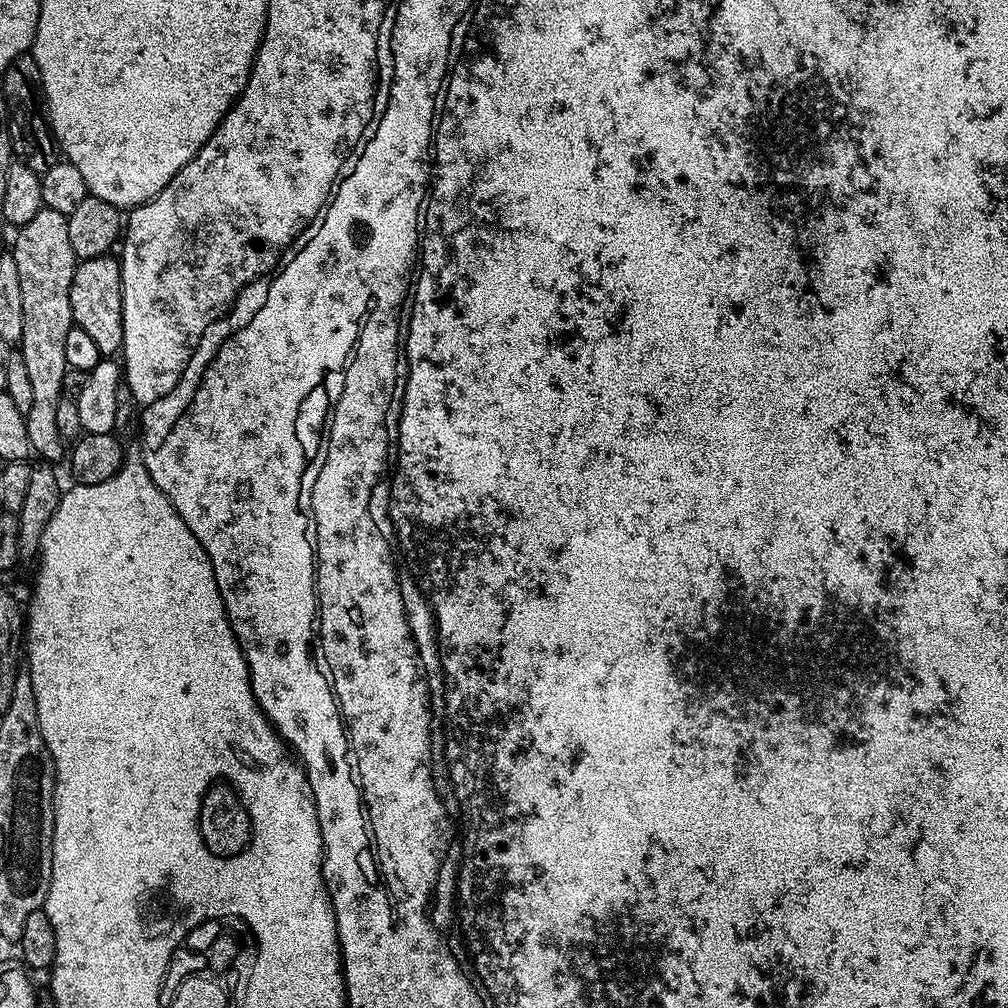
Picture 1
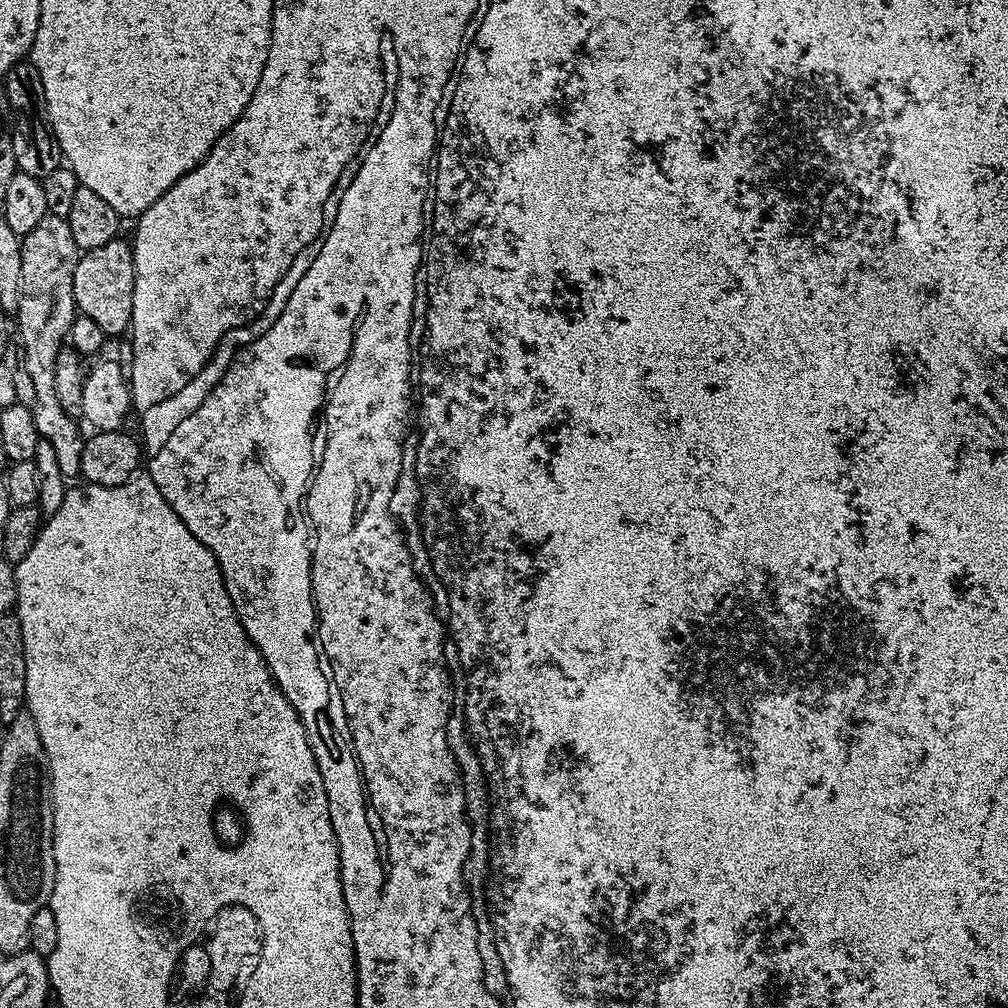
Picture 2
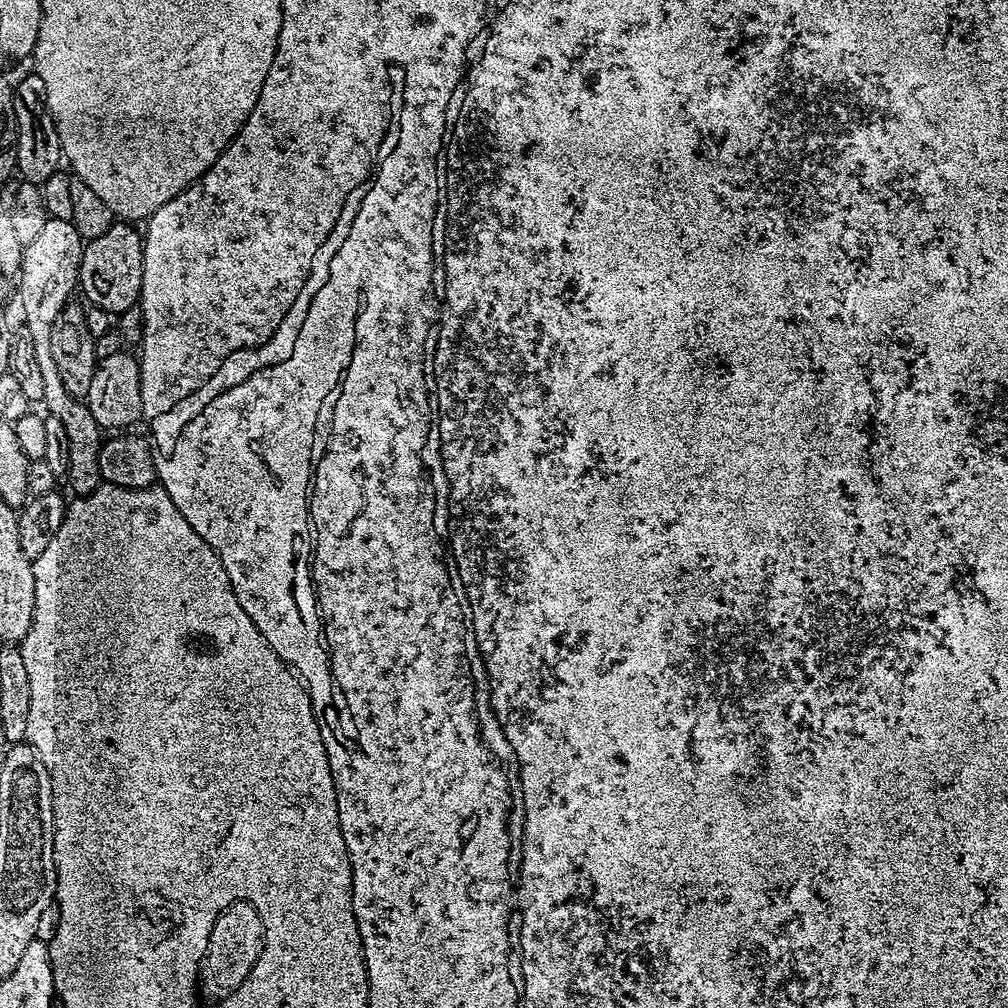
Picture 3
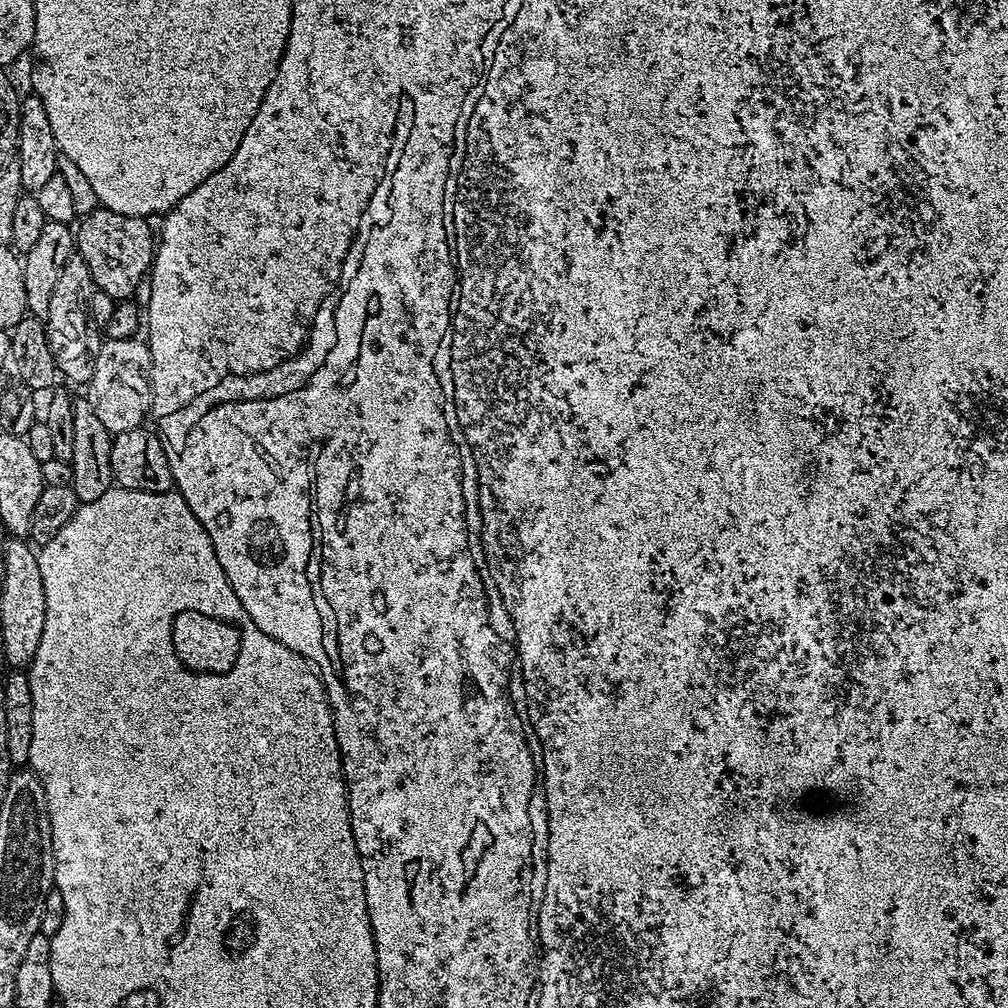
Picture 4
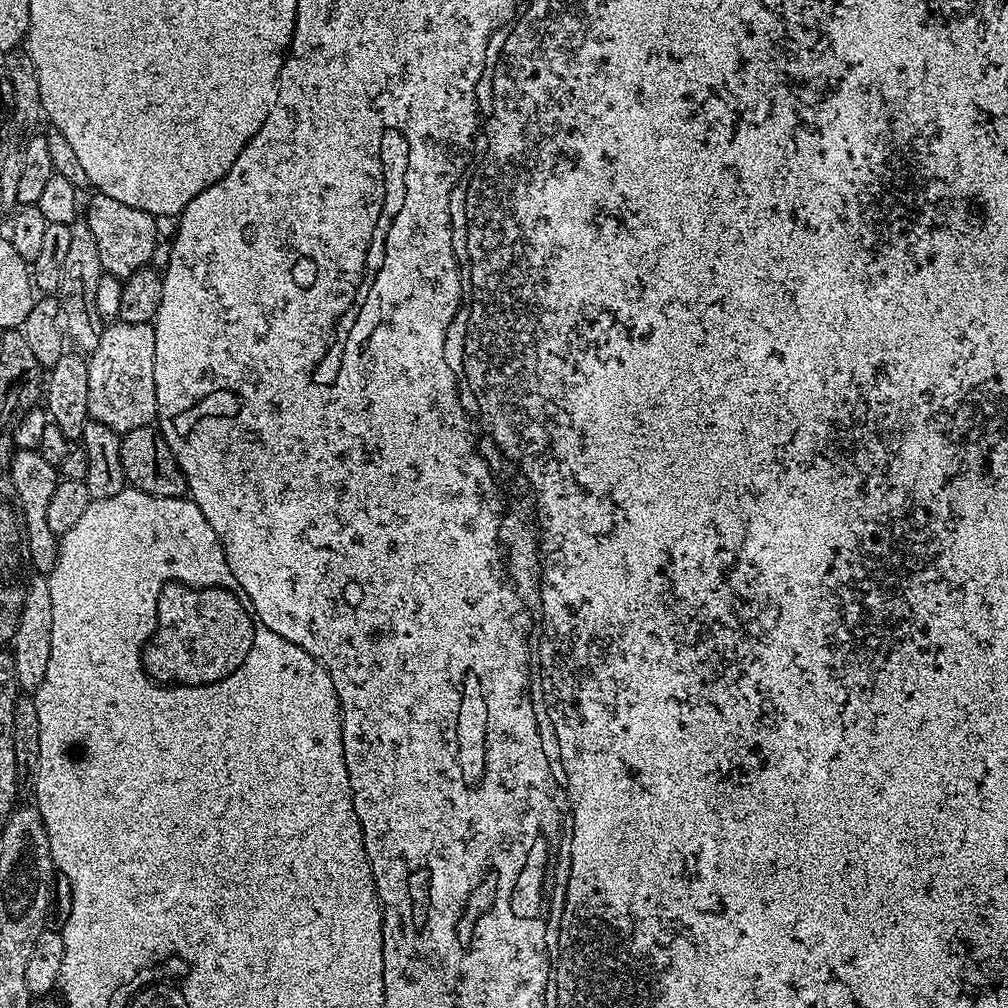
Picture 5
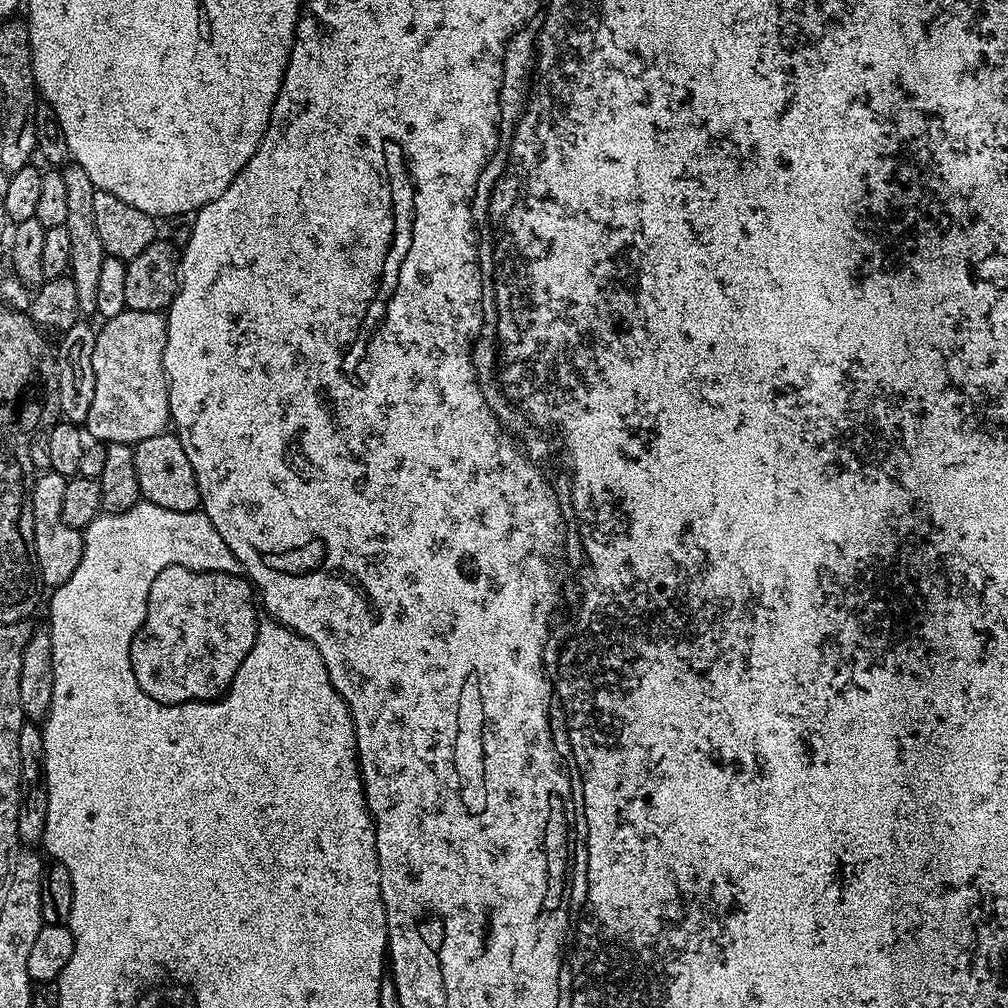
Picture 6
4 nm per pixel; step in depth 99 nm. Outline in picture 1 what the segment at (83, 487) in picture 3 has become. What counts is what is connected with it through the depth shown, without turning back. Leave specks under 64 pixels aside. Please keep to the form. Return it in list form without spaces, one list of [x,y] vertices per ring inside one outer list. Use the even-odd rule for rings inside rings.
[[[40,208],[30,222],[19,225],[17,232],[20,233],[10,248],[10,254],[18,266],[25,318],[18,351],[26,358],[26,374],[30,374],[30,390],[34,393],[34,402],[26,414],[26,434],[30,434],[30,446],[41,461],[57,462],[66,456],[66,441],[58,432],[55,408],[65,391],[64,372],[69,371],[66,334],[74,326],[70,286],[78,261],[74,246],[70,246],[68,217],[58,214],[58,210]]]

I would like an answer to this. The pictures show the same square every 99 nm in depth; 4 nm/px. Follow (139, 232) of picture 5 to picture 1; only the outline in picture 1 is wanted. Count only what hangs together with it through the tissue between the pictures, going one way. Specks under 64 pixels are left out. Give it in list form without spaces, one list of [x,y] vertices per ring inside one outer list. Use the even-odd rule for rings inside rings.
[[[109,254],[79,261],[70,286],[70,310],[75,327],[90,334],[101,357],[112,358],[124,347],[124,311],[122,310],[122,282],[120,261]]]

